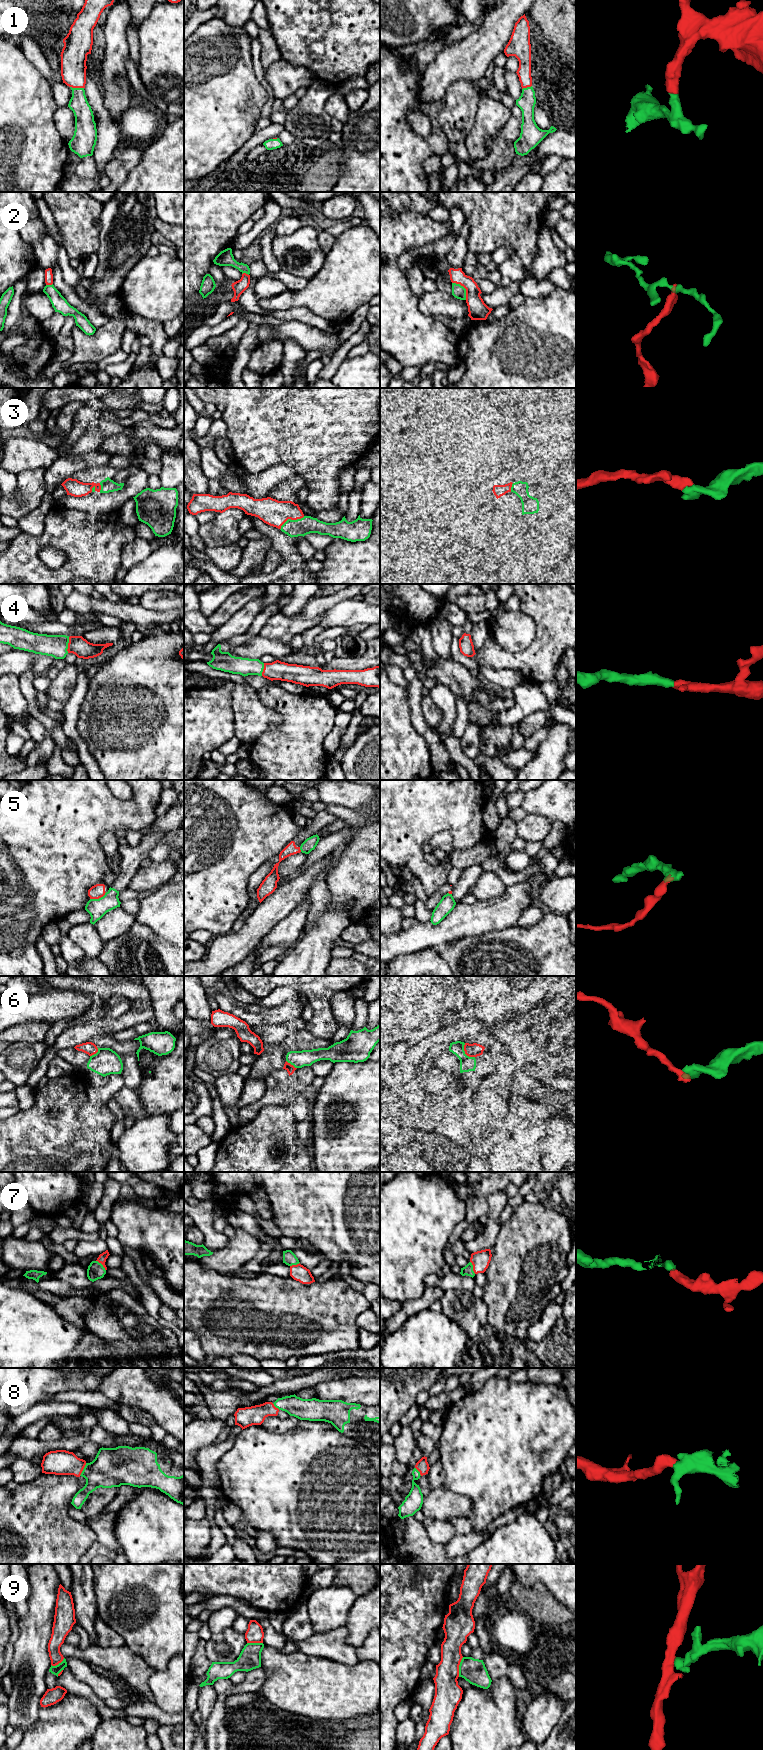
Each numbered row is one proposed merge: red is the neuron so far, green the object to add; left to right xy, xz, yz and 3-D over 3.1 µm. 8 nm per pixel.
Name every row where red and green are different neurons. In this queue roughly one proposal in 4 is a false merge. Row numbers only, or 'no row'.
2, 5, 6, 9

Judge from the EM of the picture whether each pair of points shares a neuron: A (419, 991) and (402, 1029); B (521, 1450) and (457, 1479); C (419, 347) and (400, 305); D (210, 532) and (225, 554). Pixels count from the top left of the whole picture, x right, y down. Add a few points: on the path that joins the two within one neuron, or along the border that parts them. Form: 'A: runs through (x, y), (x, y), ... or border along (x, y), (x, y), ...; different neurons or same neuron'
A: runs through (410, 1000), (402, 1008), (402, 1020); same neuron
B: runs through (505, 1450), (493, 1450), (473, 1468); same neuron
C: runs through (410, 337), (400, 327), (400, 315); same neuron
D: border along (236, 541), (217, 545), (205, 545); different neurons

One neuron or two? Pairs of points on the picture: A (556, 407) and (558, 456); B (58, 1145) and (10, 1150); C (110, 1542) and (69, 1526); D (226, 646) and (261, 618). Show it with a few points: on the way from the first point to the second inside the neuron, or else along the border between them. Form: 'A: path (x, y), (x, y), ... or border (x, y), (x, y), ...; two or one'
A: path (556, 419), (560, 426), (560, 444); one
B: path (46, 1149), (22, 1150); one
C: border (83, 1522), (94, 1532), (96, 1540); two
D: path (235, 641), (244, 638), (255, 627); one

